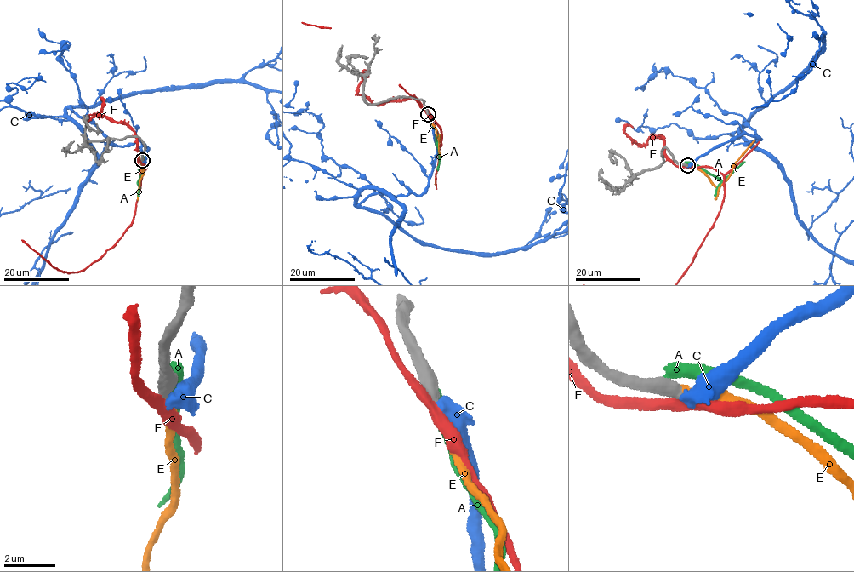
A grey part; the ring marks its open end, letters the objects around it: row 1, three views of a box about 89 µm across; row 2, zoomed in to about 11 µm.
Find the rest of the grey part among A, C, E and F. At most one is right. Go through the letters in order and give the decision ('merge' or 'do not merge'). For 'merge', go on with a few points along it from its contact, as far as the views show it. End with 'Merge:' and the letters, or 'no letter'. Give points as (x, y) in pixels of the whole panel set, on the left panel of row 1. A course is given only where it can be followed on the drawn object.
A: do not merge
C: do not merge
E: merge
F: do not merge
Merge: E

